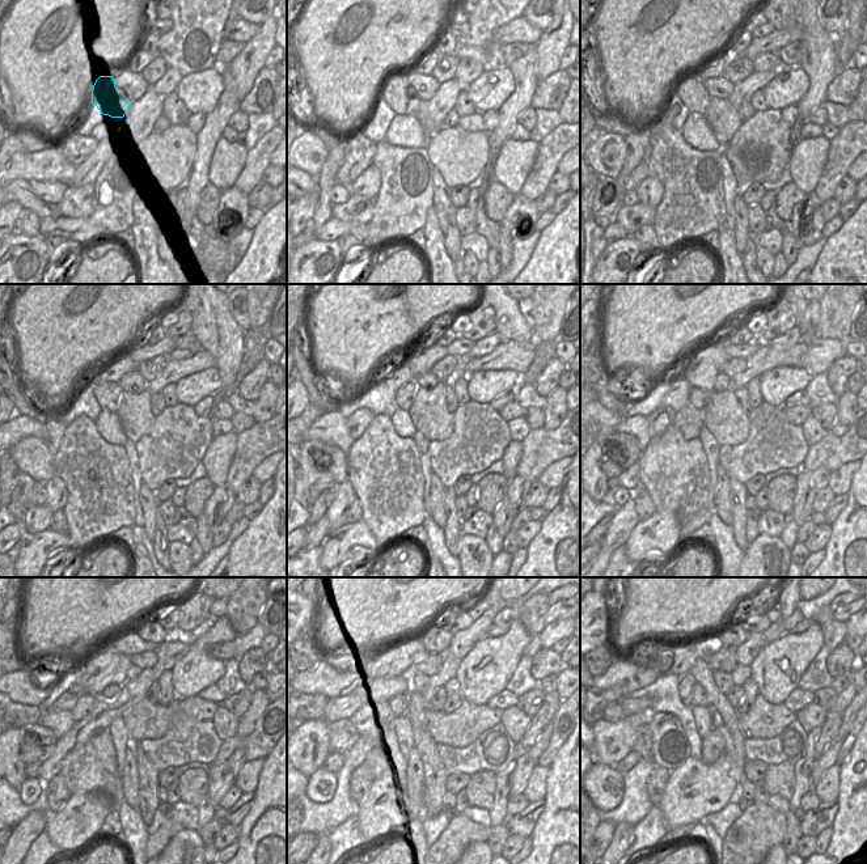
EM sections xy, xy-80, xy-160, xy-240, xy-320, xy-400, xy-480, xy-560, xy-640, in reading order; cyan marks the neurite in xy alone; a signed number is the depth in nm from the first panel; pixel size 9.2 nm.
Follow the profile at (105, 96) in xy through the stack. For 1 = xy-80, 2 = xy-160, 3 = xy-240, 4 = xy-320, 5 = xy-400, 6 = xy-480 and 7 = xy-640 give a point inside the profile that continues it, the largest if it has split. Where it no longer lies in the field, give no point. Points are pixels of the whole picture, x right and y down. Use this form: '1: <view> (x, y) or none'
1: xy-80 (396, 92)
2: xy-160 (690, 89)
3: xy-240 (108, 394)
4: xy-320 (405, 396)
5: xy-400 (698, 398)
6: xy-480 (111, 691)
7: xy-640 (698, 694)

